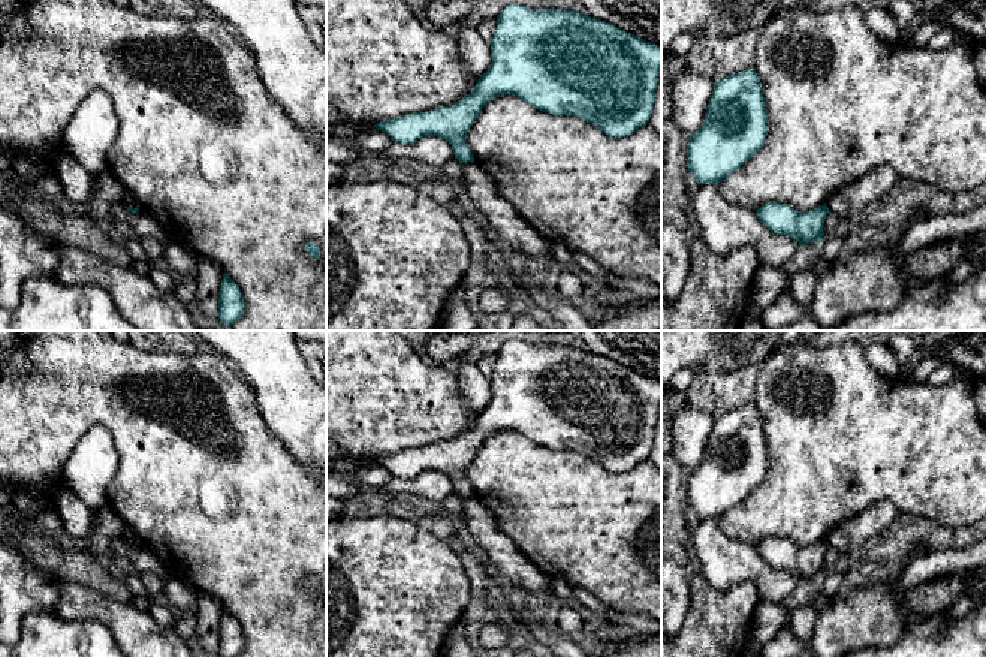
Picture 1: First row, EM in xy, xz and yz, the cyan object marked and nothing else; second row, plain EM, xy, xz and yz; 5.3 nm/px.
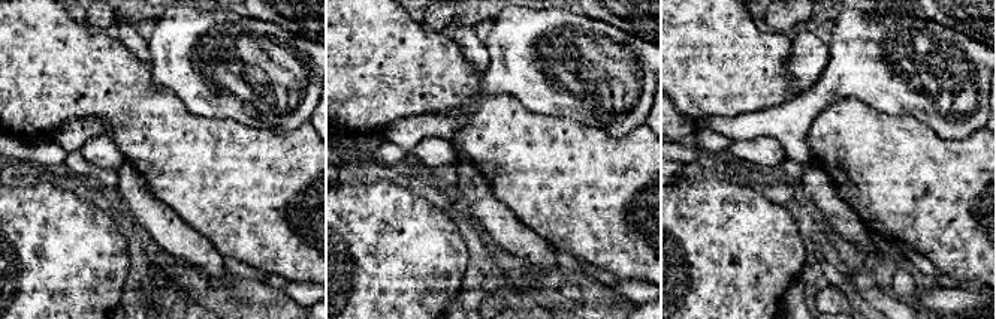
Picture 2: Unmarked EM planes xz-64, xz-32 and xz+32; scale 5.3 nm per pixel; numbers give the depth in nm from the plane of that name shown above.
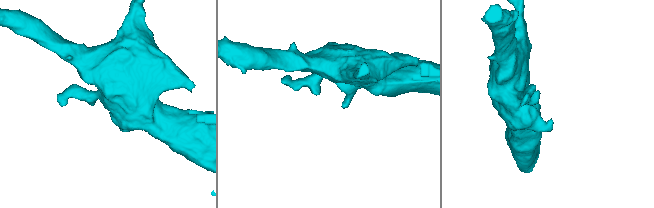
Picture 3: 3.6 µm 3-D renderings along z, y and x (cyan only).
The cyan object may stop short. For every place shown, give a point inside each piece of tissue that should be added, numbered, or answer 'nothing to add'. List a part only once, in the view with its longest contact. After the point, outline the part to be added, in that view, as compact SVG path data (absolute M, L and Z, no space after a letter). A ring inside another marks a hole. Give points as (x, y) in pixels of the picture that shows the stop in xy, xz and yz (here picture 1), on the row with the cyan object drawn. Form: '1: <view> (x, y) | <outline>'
nothing to add

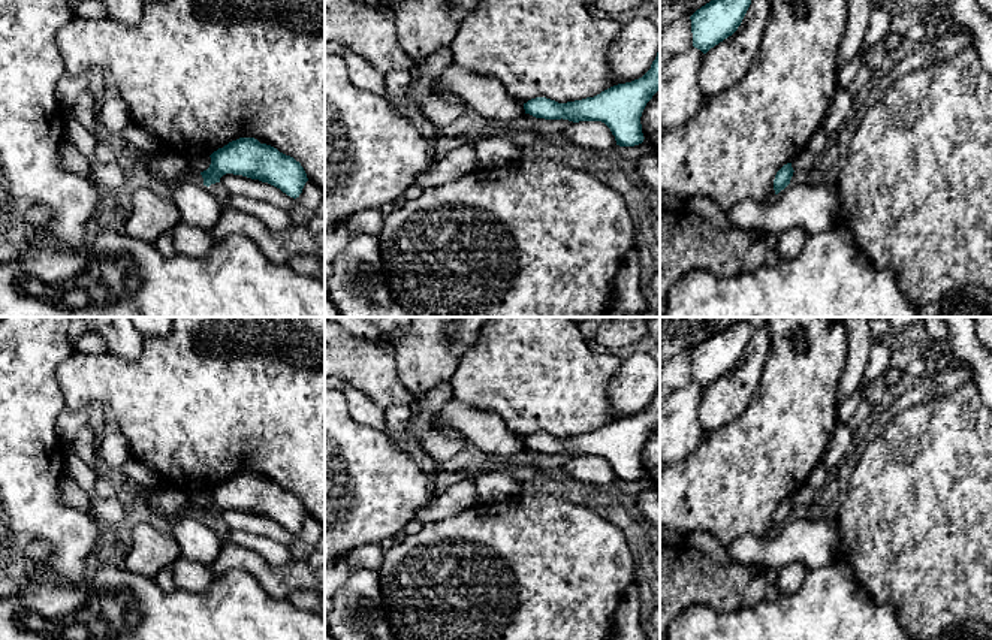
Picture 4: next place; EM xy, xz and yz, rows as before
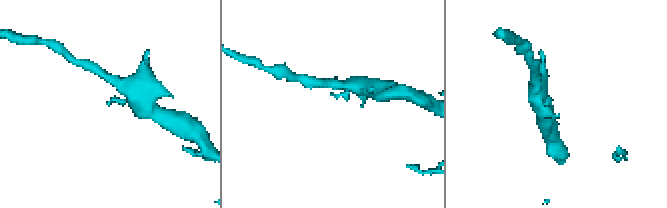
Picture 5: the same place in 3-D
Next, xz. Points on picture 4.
nothing to add

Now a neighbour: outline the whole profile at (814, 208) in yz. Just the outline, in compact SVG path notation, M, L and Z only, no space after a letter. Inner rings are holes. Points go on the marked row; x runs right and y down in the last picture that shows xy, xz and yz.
M806 181L789 184L763 203L742 200L727 212L727 218L735 229L757 230L763 235L802 229L809 236L836 224L838 212L836 184Z

